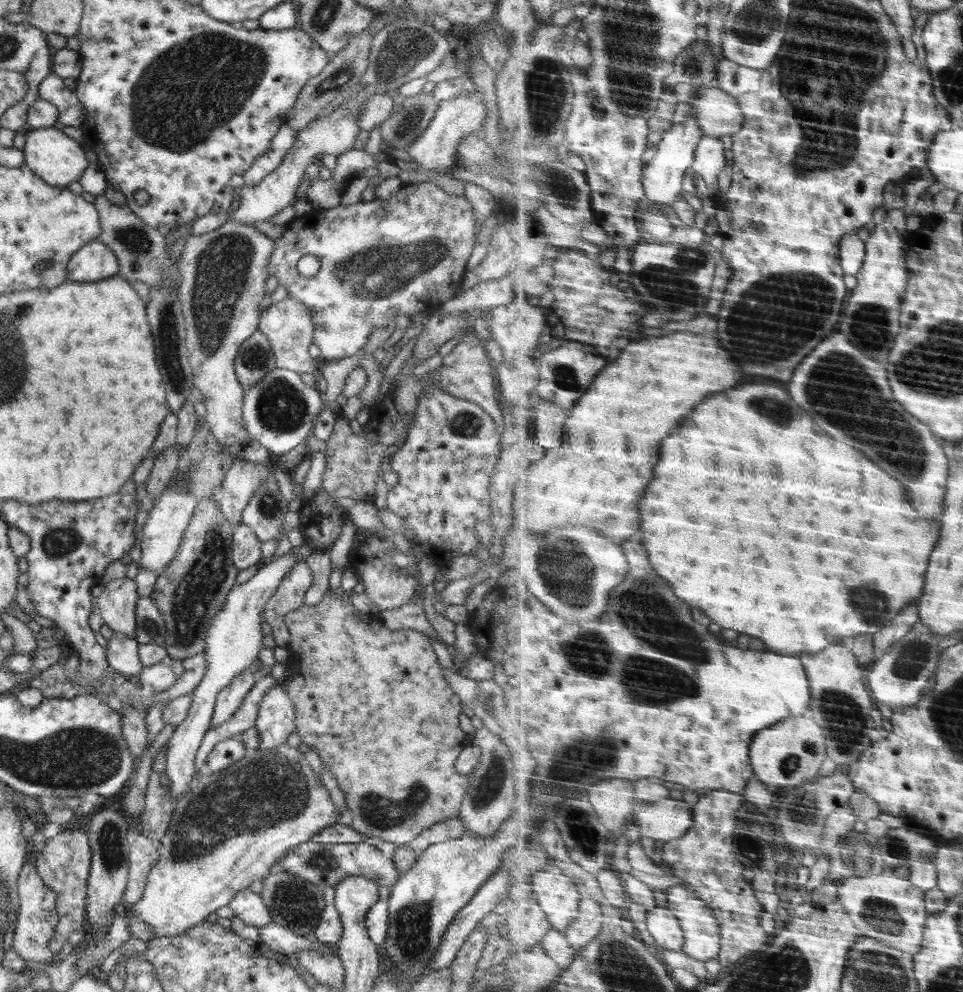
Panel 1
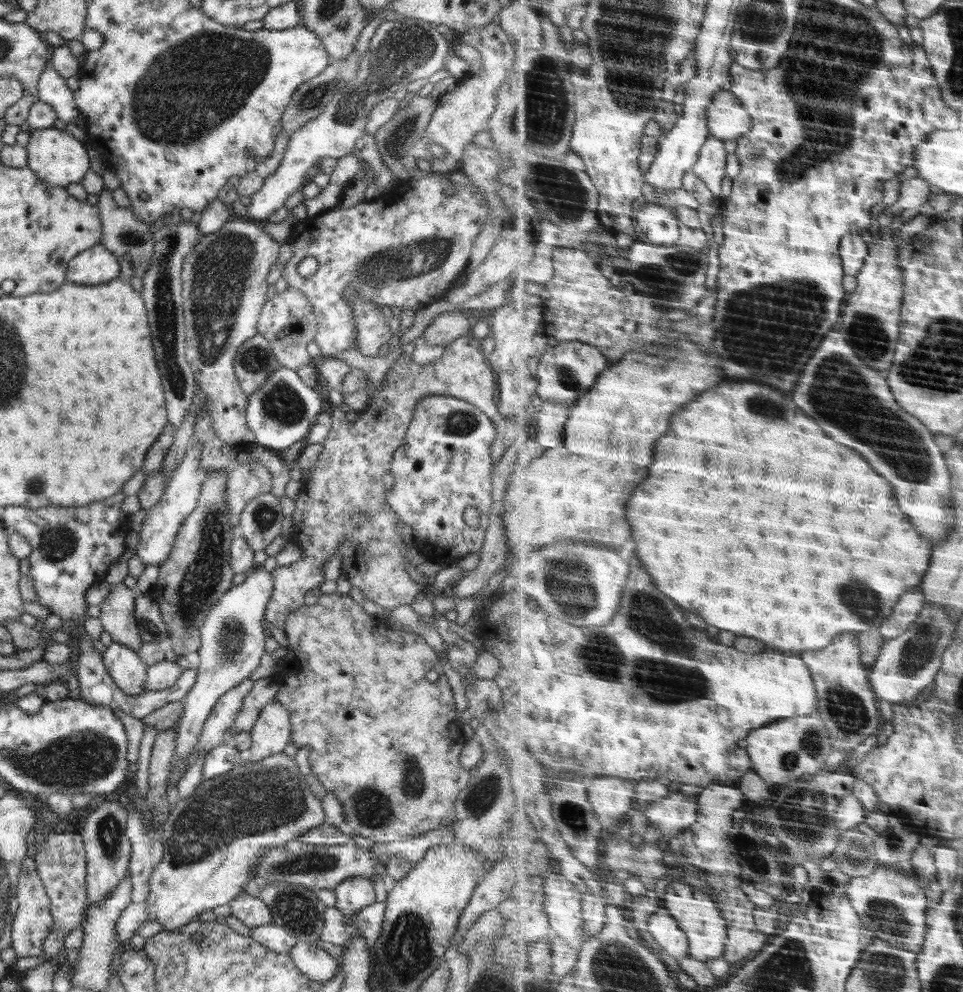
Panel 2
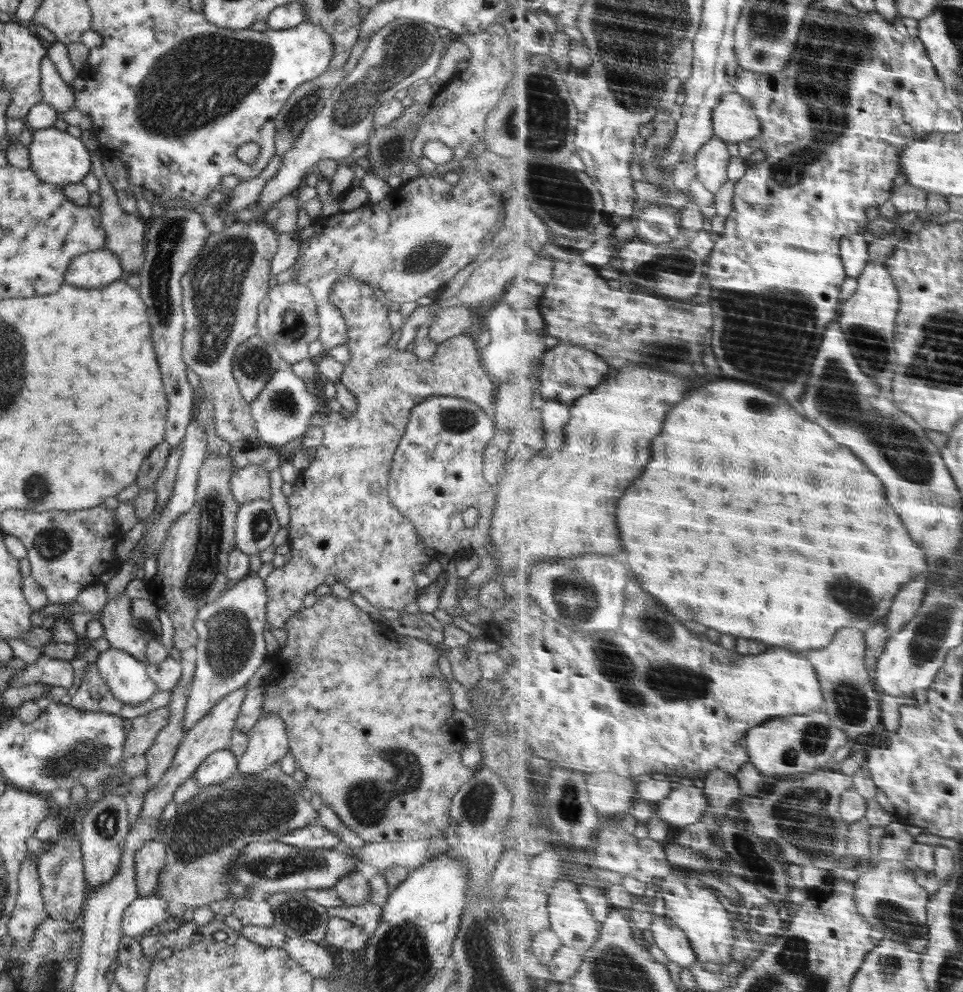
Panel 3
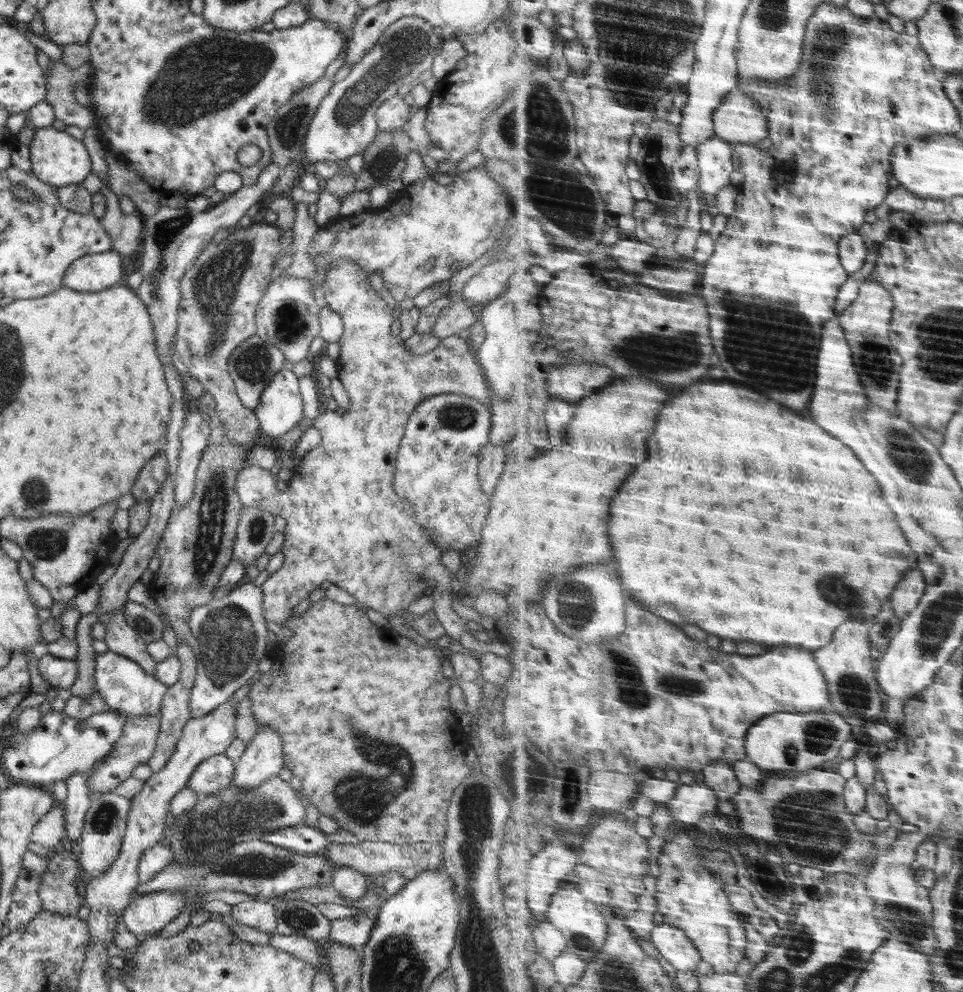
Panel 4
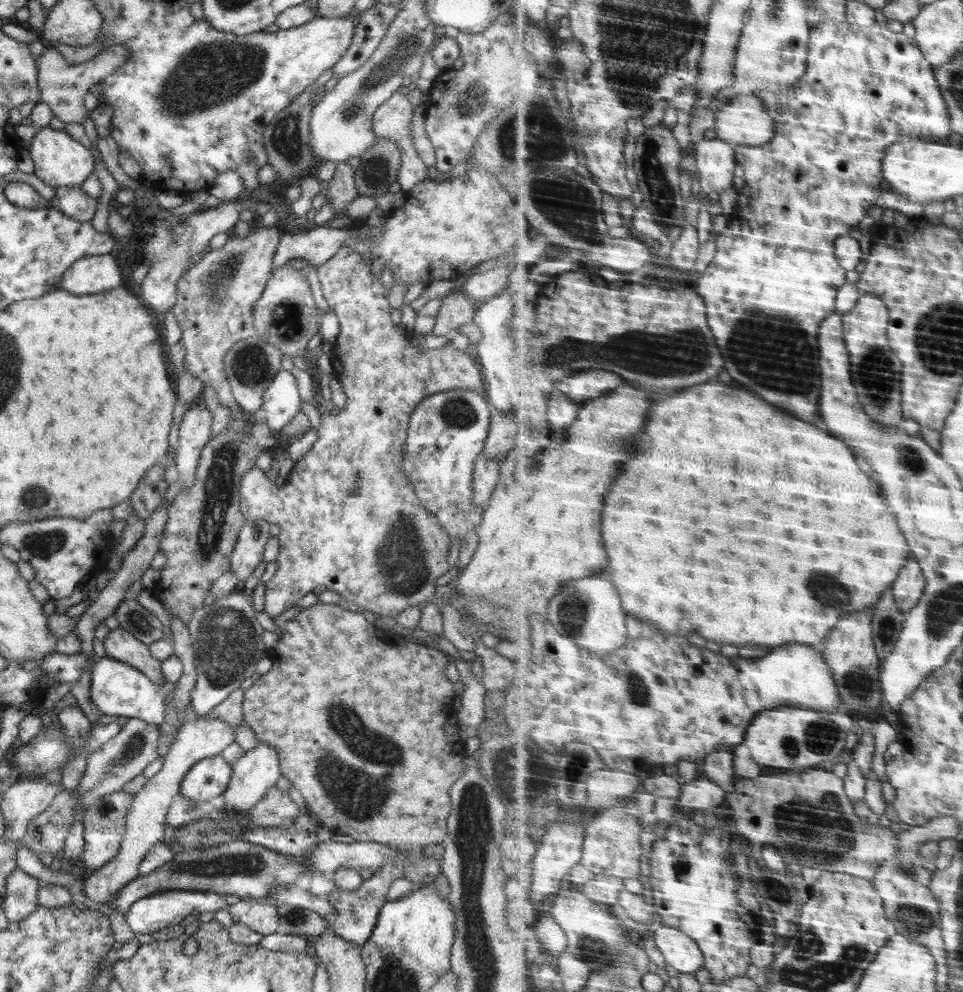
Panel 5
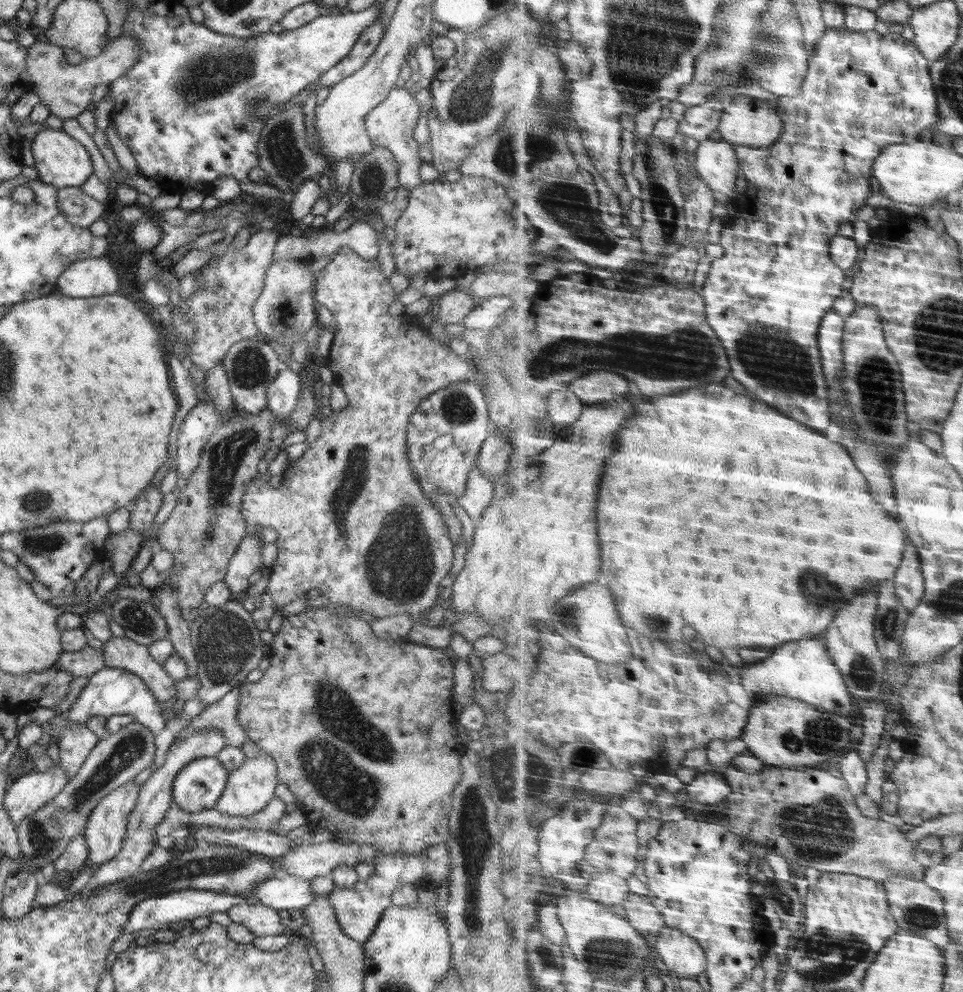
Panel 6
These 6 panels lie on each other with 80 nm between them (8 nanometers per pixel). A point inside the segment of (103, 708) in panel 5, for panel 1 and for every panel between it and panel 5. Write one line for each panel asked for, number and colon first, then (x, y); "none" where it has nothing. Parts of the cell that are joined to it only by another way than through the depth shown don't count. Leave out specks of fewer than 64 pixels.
1: (122, 653)
2: (129, 672)
3: (127, 678)
4: (126, 688)

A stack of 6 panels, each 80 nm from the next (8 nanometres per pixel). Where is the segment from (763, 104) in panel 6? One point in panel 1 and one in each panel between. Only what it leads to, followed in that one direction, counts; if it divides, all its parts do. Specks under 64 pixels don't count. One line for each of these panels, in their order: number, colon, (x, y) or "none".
1: (720, 114)
2: (729, 119)
3: (735, 120)
4: (740, 119)
5: (745, 120)

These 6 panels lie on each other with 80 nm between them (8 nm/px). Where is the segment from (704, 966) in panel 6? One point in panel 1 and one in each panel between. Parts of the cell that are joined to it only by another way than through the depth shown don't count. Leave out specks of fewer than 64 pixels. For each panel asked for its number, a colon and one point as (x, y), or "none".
1: (666, 927)
2: (667, 931)
3: (672, 939)
4: (674, 944)
5: (682, 951)

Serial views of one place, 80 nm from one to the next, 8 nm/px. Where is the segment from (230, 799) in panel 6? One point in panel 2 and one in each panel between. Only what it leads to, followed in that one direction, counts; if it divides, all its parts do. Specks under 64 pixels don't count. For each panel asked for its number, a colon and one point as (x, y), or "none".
2: (271, 732)
3: (268, 742)
4: (263, 758)
5: (255, 772)

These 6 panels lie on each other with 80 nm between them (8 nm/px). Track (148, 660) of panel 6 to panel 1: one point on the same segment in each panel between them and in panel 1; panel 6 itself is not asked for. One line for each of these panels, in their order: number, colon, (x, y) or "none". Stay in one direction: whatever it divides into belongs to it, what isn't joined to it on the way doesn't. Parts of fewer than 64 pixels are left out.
1: (117, 602)
2: (117, 615)
3: (116, 618)
4: (122, 639)
5: (121, 646)

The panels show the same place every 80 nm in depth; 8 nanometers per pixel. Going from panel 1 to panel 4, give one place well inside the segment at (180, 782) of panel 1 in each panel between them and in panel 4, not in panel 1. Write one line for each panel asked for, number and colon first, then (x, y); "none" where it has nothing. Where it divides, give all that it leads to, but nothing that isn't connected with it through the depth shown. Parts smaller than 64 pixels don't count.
2: (233, 637)
3: (231, 647)
4: (231, 637)

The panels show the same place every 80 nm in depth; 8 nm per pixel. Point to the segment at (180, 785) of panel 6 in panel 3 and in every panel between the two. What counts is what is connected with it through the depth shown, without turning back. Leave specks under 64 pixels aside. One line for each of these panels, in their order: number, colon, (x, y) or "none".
3: (221, 765)
4: (216, 773)
5: (208, 778)

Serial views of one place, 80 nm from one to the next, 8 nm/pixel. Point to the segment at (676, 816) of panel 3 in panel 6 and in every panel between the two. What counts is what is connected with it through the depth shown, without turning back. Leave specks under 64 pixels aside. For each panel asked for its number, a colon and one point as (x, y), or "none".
4: (692, 802)
5: (702, 793)
6: (708, 787)

